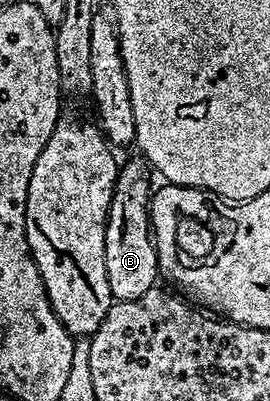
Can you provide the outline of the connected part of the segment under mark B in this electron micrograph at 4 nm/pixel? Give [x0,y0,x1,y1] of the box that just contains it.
[105,161,158,300]

